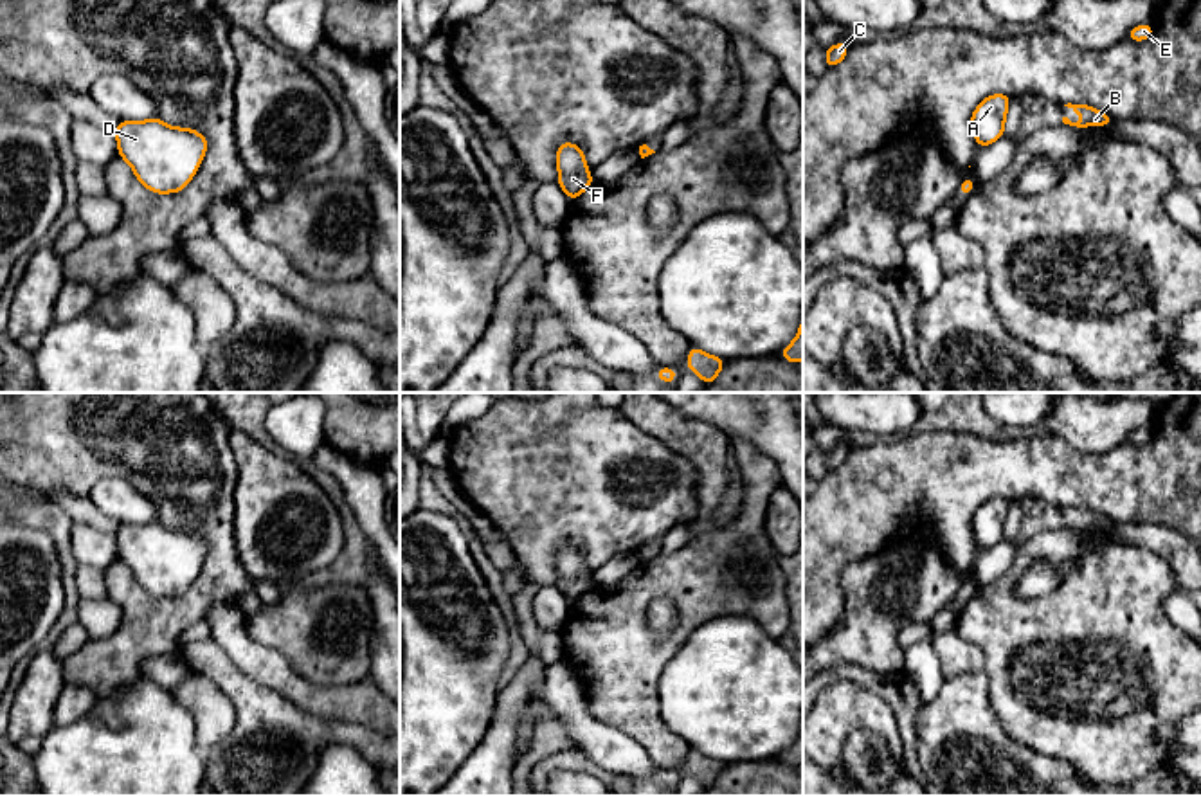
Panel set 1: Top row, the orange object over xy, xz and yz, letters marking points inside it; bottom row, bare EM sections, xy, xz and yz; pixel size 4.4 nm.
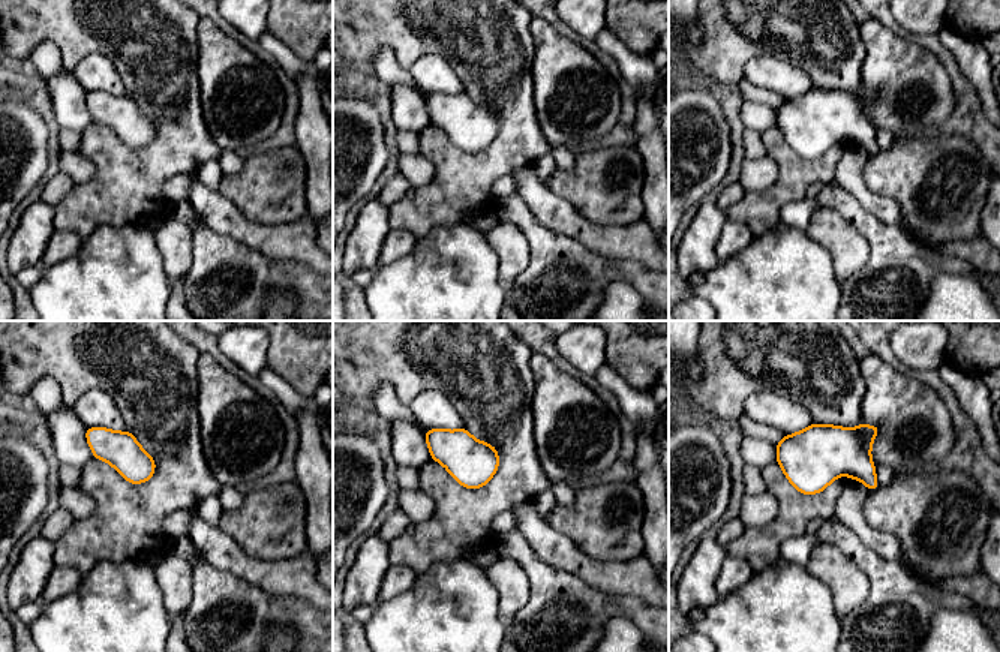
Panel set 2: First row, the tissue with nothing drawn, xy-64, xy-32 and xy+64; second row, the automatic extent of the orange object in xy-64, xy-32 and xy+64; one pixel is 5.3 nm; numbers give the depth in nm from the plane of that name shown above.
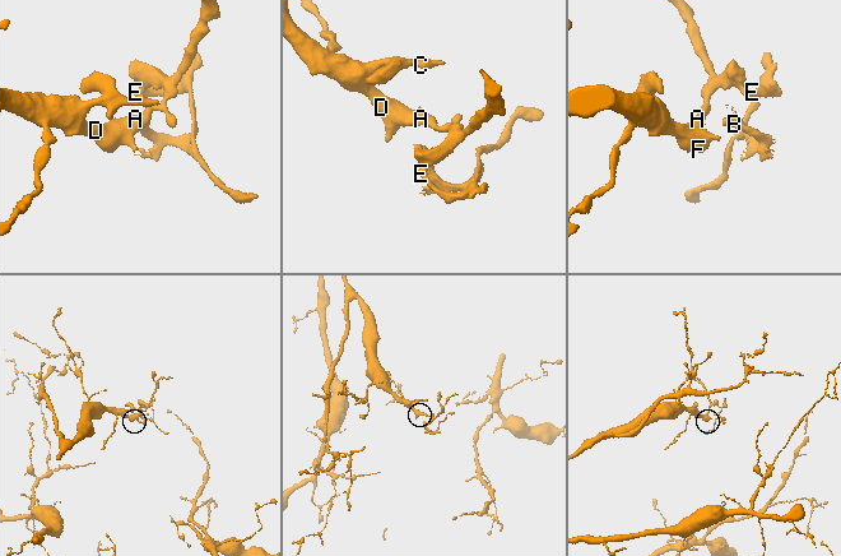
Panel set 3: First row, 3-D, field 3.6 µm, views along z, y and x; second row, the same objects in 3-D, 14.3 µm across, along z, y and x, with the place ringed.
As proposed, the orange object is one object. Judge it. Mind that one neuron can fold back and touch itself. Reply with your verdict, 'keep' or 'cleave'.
keep

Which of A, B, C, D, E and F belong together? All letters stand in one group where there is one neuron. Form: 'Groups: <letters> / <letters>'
Groups: A B C D E F

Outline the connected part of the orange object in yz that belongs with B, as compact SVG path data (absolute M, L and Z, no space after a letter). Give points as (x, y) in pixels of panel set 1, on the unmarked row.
M1064 508L1068 511L1071 511L1075 517L1084 517L1084 522L1082 524L1077 524L1077 526L1071 526L1068 520L1062 520L1062 526L1064 528L1070 528L1070 529L1077 529L1077 531L1088 531L1088 529L1109 529L1113 526L1113 520L1093 511L1093 510L1088 510L1088 508Z

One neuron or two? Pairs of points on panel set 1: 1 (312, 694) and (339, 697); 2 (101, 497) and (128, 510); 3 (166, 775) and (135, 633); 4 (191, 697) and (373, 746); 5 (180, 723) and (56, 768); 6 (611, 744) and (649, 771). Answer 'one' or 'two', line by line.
1: one
2: one
3: two
4: two
5: one
6: one

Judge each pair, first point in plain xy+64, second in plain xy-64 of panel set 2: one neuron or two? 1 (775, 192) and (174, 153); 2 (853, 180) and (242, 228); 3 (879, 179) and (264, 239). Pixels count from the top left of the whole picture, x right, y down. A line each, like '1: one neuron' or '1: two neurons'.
1: one neuron
2: one neuron
3: two neurons

